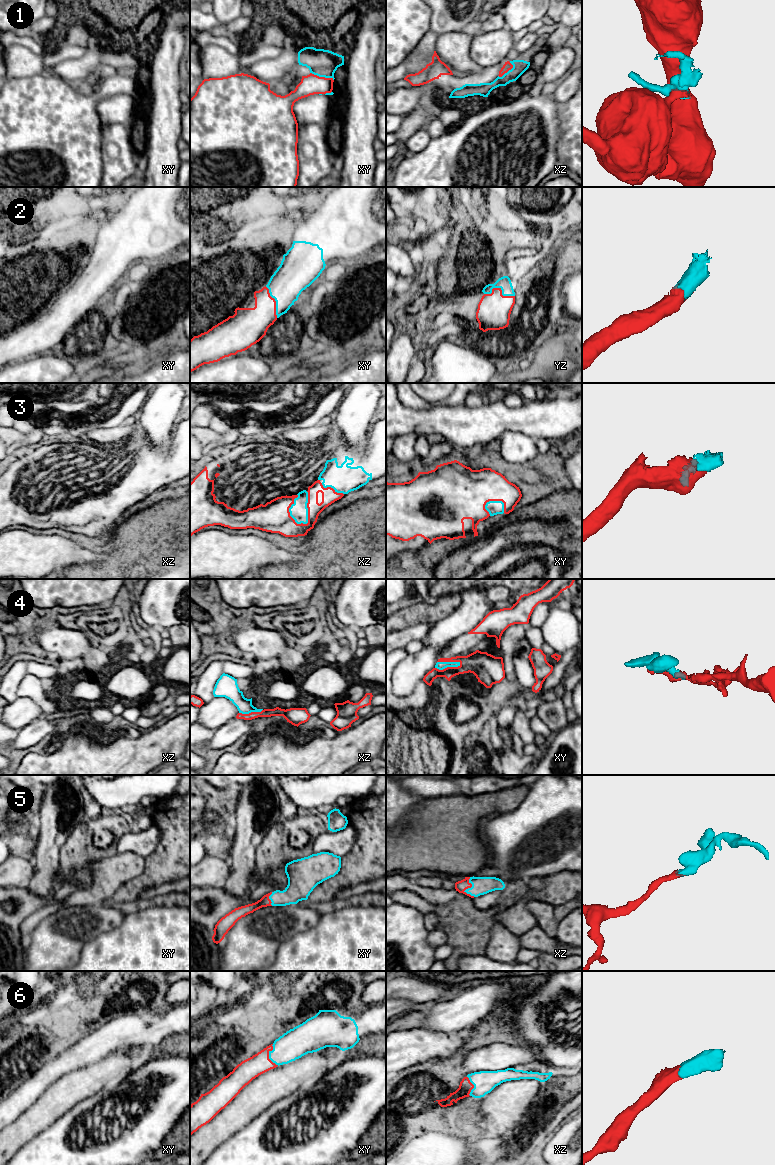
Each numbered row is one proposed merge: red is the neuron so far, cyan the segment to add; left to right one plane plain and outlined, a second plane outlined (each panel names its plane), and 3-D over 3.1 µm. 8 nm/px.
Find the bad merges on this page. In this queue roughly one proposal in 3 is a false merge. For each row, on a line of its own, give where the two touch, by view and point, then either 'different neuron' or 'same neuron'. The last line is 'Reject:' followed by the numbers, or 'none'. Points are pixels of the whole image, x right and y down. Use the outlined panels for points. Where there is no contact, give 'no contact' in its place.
1: contact xy (322, 77); different neuron
2: contact yz (500, 289); same neuron
3: contact xz (308, 512); same neuron
4: contact xy (448, 667); different neuron
5: contact xz (467, 888); same neuron
6: contact xy (268, 1056); same neuron
Reject: 1, 4

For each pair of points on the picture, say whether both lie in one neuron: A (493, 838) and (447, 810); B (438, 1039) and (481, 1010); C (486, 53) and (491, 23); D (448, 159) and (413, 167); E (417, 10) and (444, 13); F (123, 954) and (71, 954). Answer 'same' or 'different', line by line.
A: different
B: different
C: different
D: same
E: different
F: different

